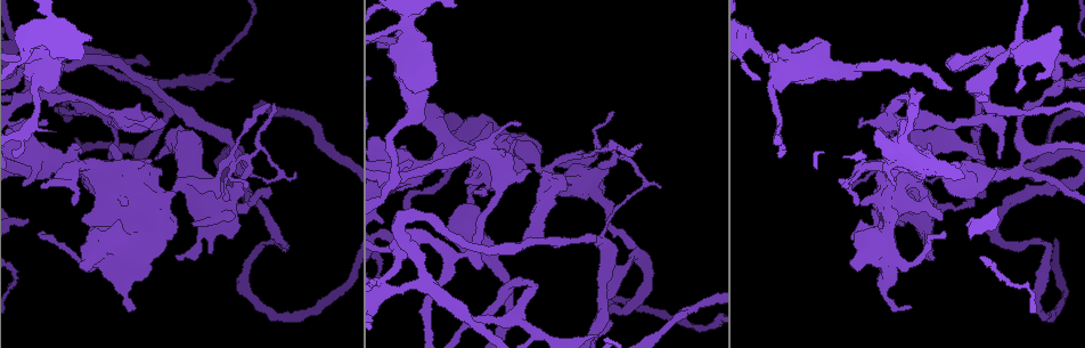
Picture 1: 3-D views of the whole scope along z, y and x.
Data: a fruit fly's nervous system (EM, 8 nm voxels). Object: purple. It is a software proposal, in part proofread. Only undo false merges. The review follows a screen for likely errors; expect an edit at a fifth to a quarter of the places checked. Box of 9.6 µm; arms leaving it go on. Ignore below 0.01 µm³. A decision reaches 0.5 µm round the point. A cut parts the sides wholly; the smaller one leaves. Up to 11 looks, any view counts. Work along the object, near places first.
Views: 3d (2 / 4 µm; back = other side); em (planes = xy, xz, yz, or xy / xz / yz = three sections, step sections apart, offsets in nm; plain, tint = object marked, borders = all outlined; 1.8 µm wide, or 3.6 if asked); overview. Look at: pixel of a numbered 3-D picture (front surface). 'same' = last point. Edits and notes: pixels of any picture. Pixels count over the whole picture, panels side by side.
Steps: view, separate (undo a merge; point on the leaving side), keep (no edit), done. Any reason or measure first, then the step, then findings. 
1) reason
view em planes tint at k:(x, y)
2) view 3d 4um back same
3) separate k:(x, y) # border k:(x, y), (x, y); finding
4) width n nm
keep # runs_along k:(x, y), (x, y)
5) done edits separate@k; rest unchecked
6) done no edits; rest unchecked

thick turns thin
view em xy step 8 tint at 1:(247, 160)

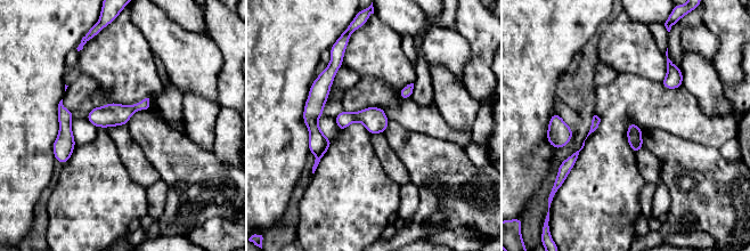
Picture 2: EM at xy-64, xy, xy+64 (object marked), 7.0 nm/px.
view em planes tint same

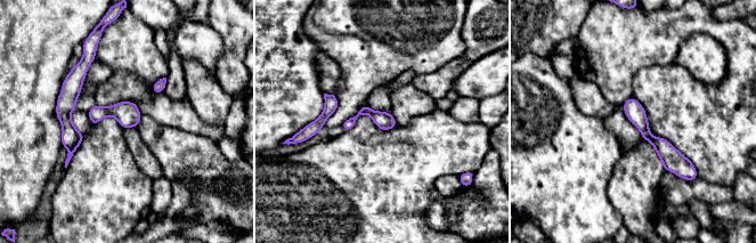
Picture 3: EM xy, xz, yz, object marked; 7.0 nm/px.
width 130 nm
keep # runs_along 3:(628, 102), (644, 131), (681, 172); one cell here

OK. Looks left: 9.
calibre changes
view em planes plain at 1:(181, 185)

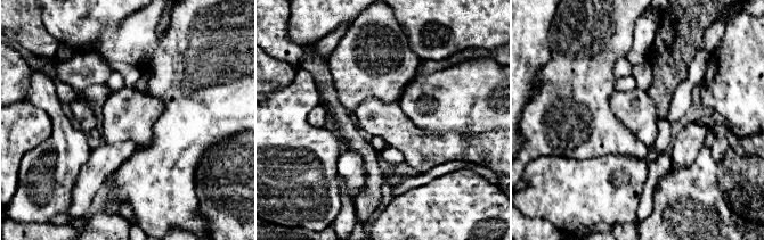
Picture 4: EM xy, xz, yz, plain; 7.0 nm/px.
with the object marked
view em planes tint same

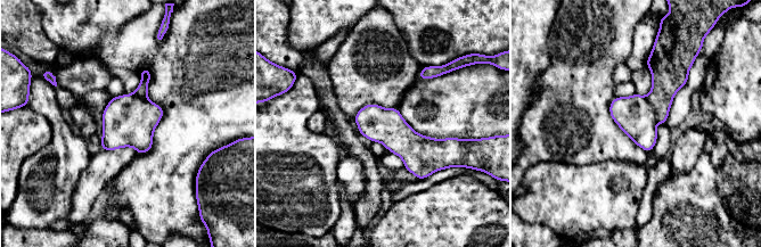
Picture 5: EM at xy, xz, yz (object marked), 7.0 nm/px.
width 260 nm
separate 5:(668, 79) # border 5:(645, 97), (657, 122); a second cell is stuck on

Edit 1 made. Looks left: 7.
view overview

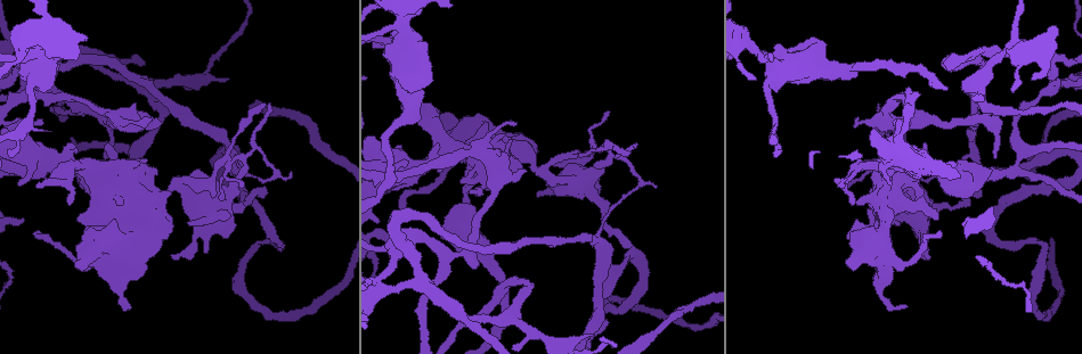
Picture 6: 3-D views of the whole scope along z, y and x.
three-way junction
view em planes tint at 6:(971, 156)

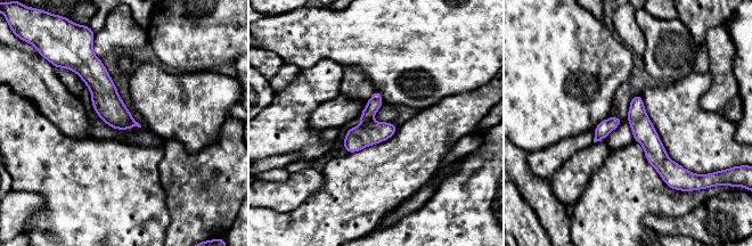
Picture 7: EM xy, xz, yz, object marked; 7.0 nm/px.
keep # runs_along 7:(636, 98), (643, 131), (675, 175); all the same cell

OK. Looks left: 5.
calibre changes
view 3d 2um back at 6:(405, 118)

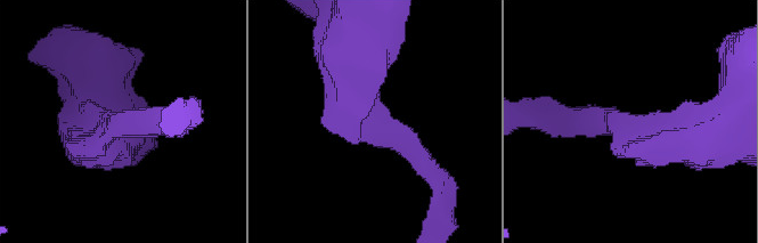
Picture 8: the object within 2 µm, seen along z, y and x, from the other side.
arm_widths 180, 480 nm
view em planes tint at 8:(123, 125)

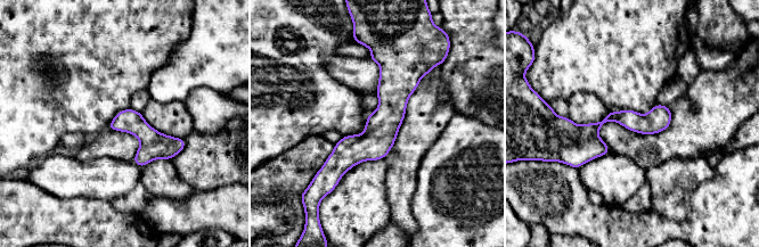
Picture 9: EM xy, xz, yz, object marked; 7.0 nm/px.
keep # all the same cell

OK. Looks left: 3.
four-way junction
view 3d 4um back at 6:(743, 38)

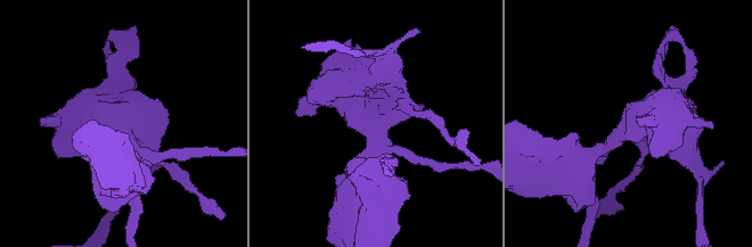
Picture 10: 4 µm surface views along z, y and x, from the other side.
now the EM
view em 3.6um planes tint at 10:(375, 120)

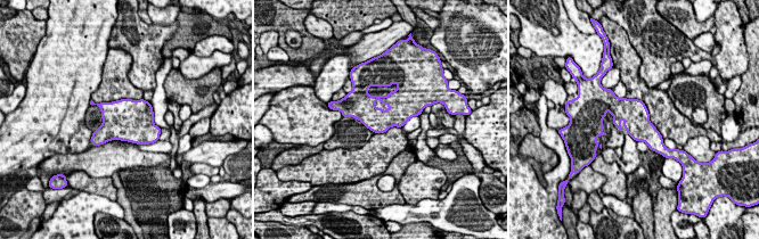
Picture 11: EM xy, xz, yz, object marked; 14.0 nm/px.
width 480 nm
keep # continuous, no second cell

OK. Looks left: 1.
done edits separate@5; rest unchecked

